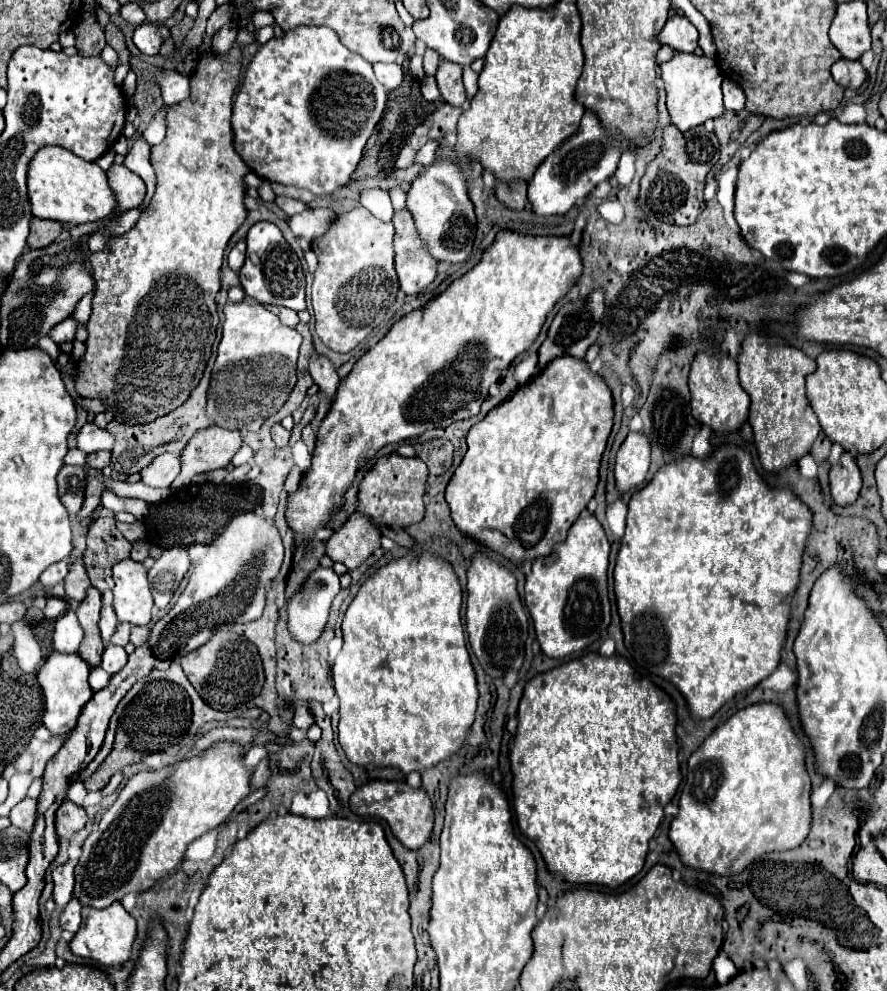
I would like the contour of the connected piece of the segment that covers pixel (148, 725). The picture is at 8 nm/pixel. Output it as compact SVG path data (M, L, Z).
M155 680L149 682L123 710L115 734L115 744L111 754L103 760L103 764L95 770L95 774L85 780L87 790L101 790L107 786L109 778L115 772L121 772L125 766L141 762L147 754L151 752L161 752L167 750L169 746L177 744L185 734L191 724L191 700L187 692L169 680Z

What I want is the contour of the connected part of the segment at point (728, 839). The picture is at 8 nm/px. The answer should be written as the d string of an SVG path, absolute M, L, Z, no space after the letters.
M757 702L735 712L691 754L679 814L671 822L669 838L687 866L719 876L739 874L757 856L797 848L807 838L813 820L809 796L811 778L805 768L805 746L801 738L795 734L781 704Z

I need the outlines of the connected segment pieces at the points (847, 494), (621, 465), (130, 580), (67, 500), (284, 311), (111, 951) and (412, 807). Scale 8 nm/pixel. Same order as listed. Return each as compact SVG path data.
M843 452L839 462L831 466L829 482L831 482L831 496L835 504L847 506L857 500L861 490L861 472L851 452Z
M629 432L615 460L615 482L621 494L639 486L645 480L649 460L651 460L649 436L645 432Z
M131 558L113 566L113 608L119 622L147 626L151 622L153 596L147 582L147 568Z
M63 466L57 474L59 498L69 512L69 518L75 518L81 510L85 496L85 472L81 466Z
M267 306L267 310L271 310L273 314L279 316L279 320L285 324L285 326L297 326L299 324L299 316L295 310L289 310L289 308L281 308L281 306Z
M113 902L111 906L103 910L95 910L91 906L83 908L83 922L77 930L75 938L69 942L71 952L83 958L93 958L103 966L117 966L129 960L133 950L133 940L137 934L135 920L129 916L129 912L121 906L121 902Z
M371 780L363 786L359 786L351 800L351 810L357 816L375 816L375 818L383 818L387 820L387 824L391 826L393 834L397 836L397 840L411 850L421 848L433 830L433 804L429 794L423 788L411 788L405 780Z

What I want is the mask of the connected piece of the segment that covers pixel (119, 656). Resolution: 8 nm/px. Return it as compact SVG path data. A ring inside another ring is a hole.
M107 646L103 652L103 662L101 668L109 674L119 672L123 666L127 664L127 652L123 650L123 646Z

